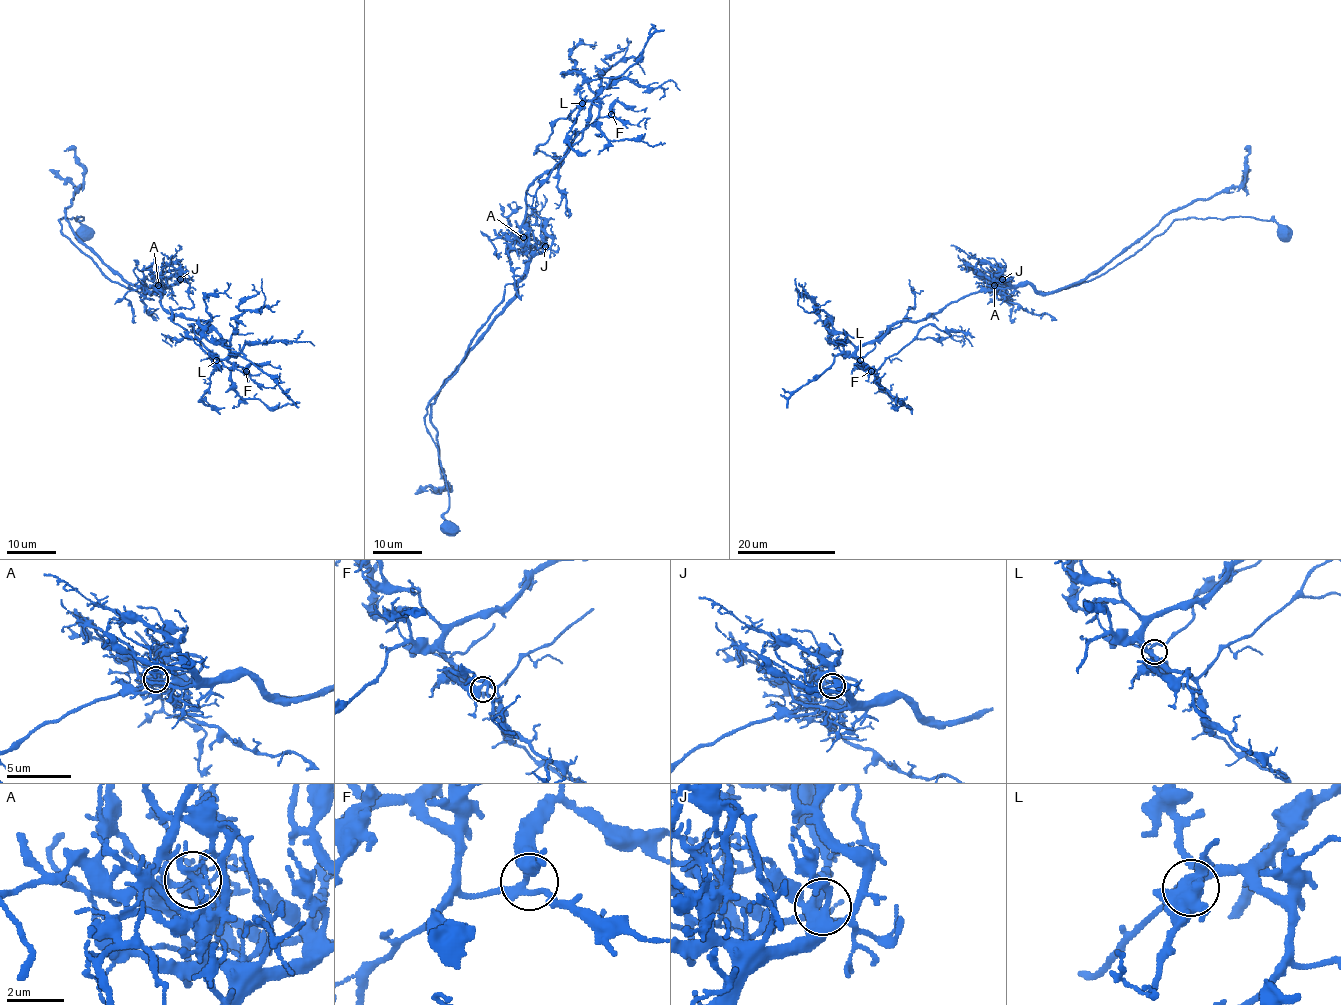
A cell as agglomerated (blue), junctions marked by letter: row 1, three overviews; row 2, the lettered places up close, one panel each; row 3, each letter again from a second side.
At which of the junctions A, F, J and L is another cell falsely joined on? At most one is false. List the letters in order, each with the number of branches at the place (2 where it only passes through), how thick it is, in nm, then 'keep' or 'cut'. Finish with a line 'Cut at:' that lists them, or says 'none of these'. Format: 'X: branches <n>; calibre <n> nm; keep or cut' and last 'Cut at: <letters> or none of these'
A: branches 4; calibre 180 nm; cut
F: branches 5; calibre 360 nm; keep
J: branches 4; calibre 380 nm; keep
L: branches 4; calibre 360 nm; keep
Cut at: A

